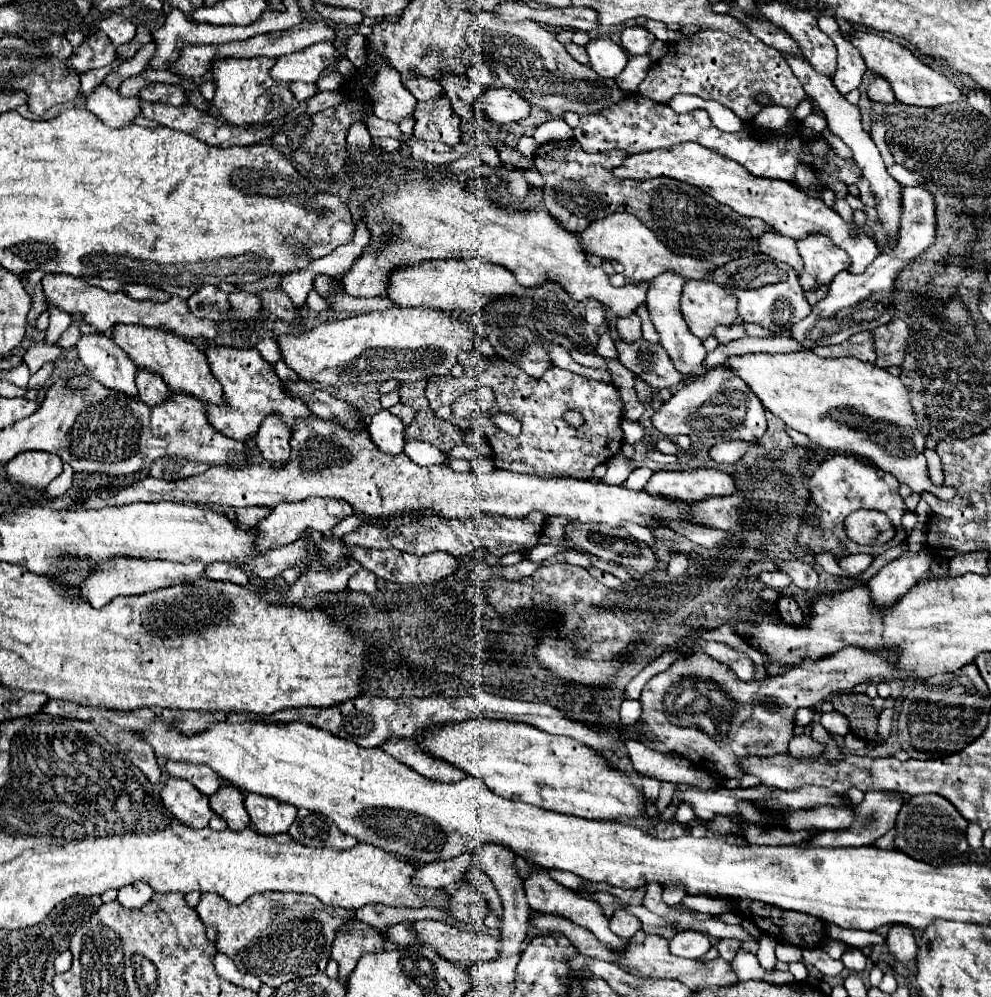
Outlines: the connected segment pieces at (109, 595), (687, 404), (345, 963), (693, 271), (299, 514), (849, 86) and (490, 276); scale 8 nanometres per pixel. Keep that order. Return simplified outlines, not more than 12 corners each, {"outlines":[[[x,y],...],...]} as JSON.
{"outlines":[[[114,559],[80,585],[92,607],[204,577],[204,563]],[[718,365],[652,417],[664,437],[758,441],[762,401]],[[346,921],[332,945],[340,979],[360,955],[384,949],[372,925]],[[630,213],[582,231],[582,249],[624,265],[626,283],[672,269],[706,279],[712,263],[674,255]],[[340,499],[282,503],[254,525],[256,551],[326,535],[354,511]],[[834,19],[818,25],[838,49],[832,83],[842,95],[860,85],[866,63]],[[478,259],[420,261],[388,275],[396,307],[486,309],[524,297],[510,271]]]}

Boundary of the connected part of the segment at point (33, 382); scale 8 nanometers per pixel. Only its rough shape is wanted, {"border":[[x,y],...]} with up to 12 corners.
{"border":[[52,363],[44,365],[32,375],[30,389],[40,387],[50,379]]}

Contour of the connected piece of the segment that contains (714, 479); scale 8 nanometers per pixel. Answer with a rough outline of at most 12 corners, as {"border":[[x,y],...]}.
{"border":[[656,471],[644,491],[700,501],[734,495],[732,473]]}

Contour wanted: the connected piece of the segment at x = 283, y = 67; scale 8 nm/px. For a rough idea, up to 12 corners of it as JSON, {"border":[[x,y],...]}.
{"border":[[332,43],[278,57],[270,77],[314,83],[338,59]]}

